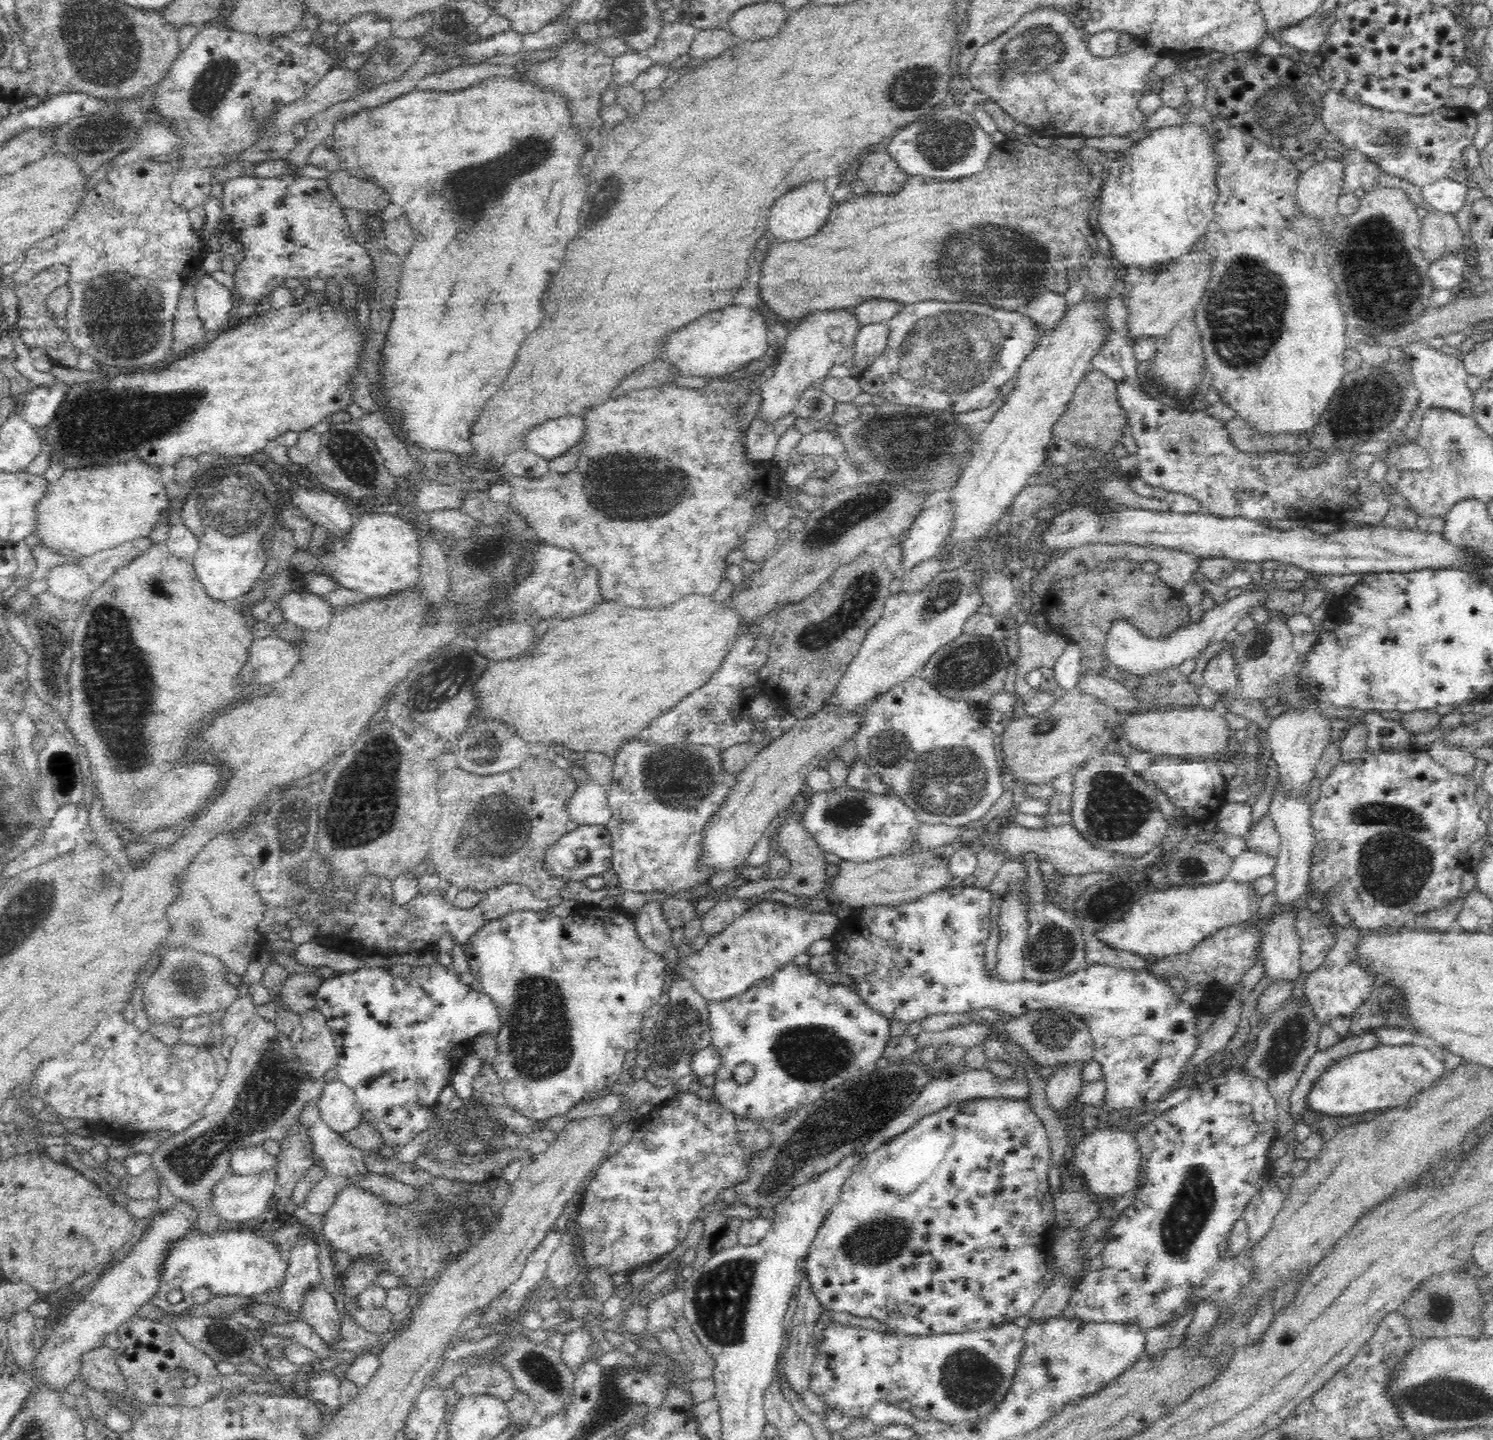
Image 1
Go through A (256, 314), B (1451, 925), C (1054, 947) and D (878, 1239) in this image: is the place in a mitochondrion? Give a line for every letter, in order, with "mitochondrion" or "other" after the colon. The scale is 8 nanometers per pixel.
A: other
B: other
C: mitochondrion
D: mitochondrion

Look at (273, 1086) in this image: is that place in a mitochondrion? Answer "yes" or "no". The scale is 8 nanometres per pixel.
yes

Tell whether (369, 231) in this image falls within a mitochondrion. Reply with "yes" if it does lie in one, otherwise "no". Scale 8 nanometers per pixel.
no

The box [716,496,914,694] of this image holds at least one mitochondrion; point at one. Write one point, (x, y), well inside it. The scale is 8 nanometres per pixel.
(855, 606)

